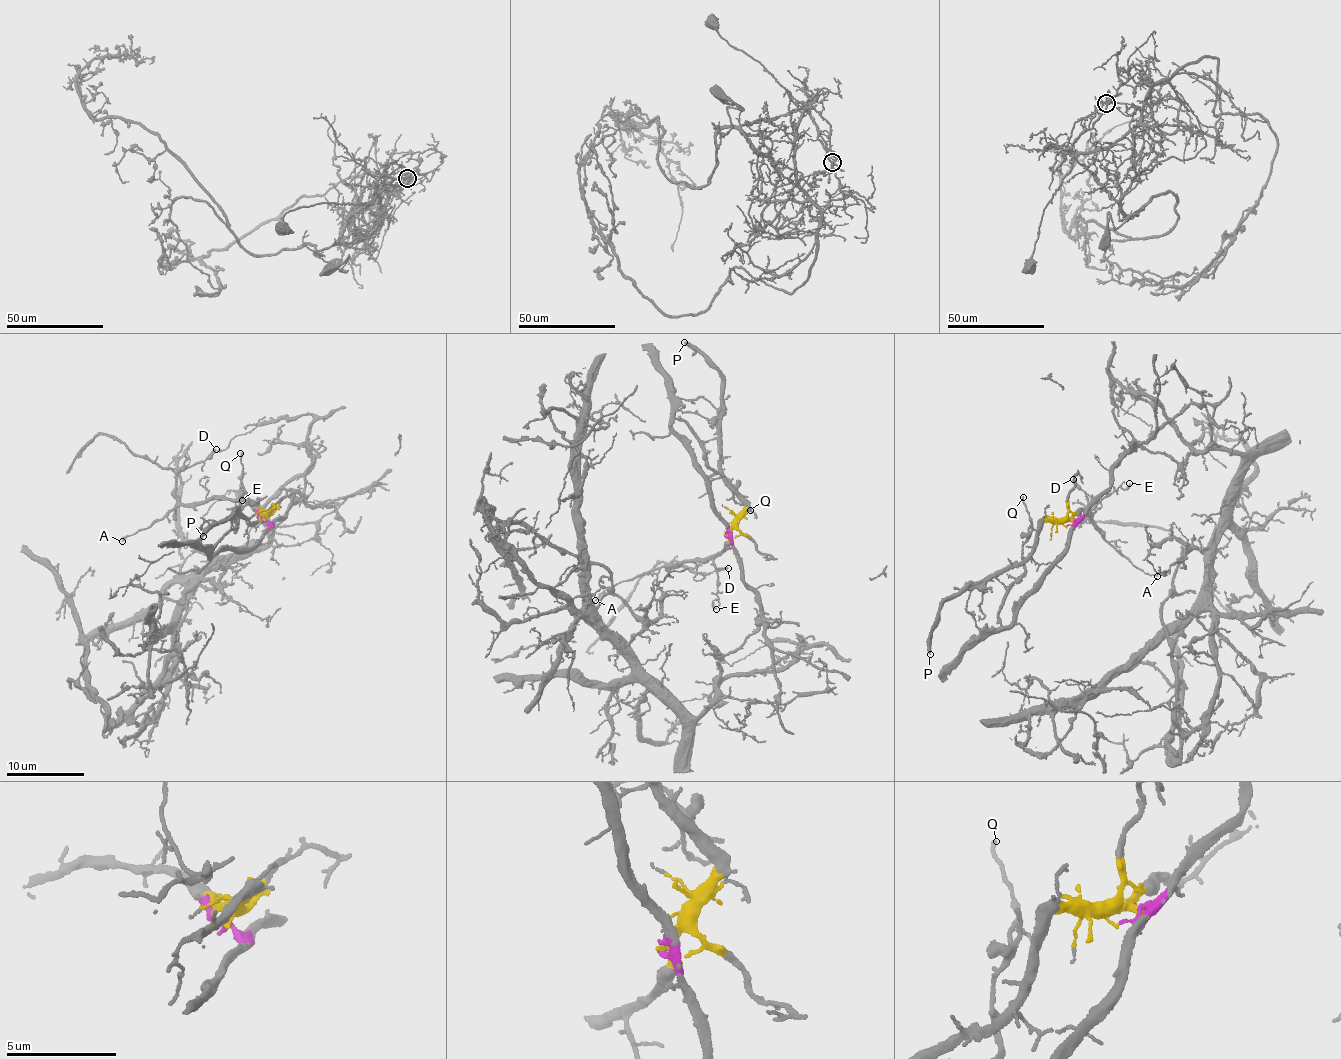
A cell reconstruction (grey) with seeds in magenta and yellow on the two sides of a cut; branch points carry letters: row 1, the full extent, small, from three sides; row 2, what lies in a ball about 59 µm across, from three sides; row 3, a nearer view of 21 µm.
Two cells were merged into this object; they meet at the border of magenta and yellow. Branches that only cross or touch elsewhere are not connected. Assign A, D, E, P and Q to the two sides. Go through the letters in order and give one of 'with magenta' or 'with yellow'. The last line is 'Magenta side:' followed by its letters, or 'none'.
A: with yellow
D: with yellow
E: with yellow
P: with yellow
Q: with magenta
Magenta side: Q

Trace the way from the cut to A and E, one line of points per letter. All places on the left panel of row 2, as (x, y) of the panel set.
A: (263, 518), (265, 515), (241, 501), (220, 498), (174, 507), (121, 541)
E: (263, 518), (265, 515), (234, 501), (242, 499)

